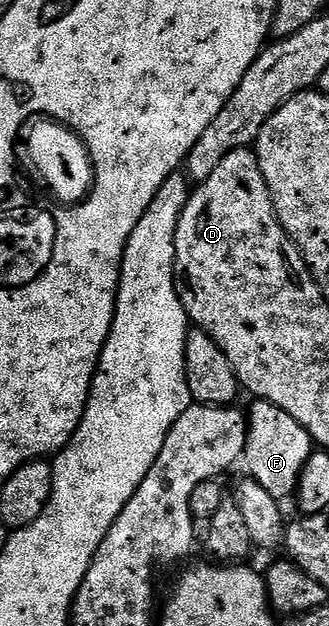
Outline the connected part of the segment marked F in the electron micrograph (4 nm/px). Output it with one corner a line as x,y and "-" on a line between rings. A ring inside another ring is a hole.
254,400
252,404
247,411
248,428
243,461
247,463
250,478
257,480
267,493
281,501
296,492
304,463
313,450
313,440
308,431
285,410
263,400

